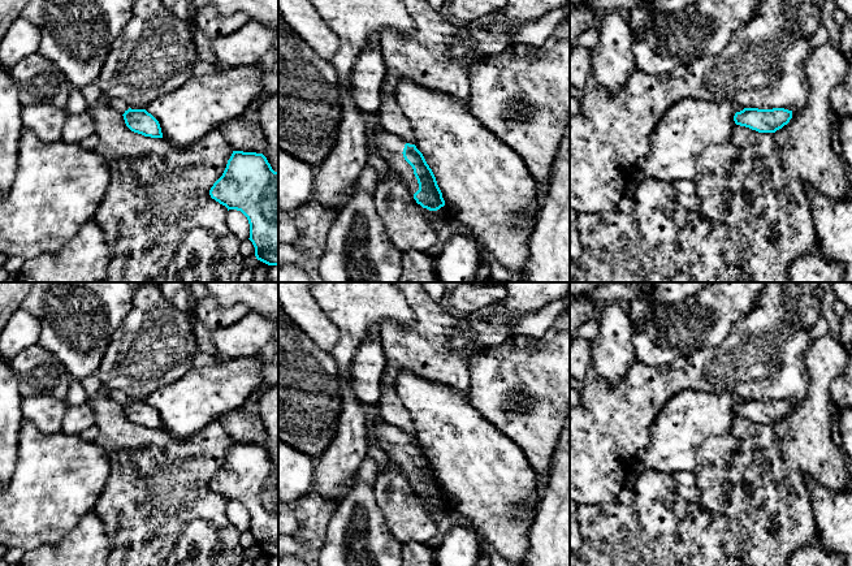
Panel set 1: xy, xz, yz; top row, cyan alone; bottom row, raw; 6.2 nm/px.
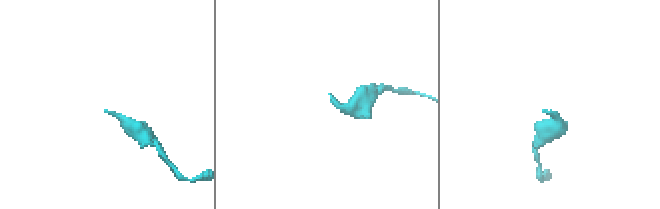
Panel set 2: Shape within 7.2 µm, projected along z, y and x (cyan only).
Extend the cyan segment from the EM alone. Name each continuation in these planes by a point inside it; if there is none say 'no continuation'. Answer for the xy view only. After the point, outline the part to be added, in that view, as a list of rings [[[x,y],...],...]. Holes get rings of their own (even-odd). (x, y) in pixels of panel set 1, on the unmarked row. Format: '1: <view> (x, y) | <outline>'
1: xy (117, 396) | [[[109,390],[109,397],[122,406],[129,401],[129,398],[120,390]]]

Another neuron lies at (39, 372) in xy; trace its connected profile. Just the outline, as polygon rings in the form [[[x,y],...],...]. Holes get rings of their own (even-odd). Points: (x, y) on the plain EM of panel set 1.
[[[38,344],[18,353],[10,367],[18,377],[22,397],[49,396],[65,399],[72,375],[49,351]]]

